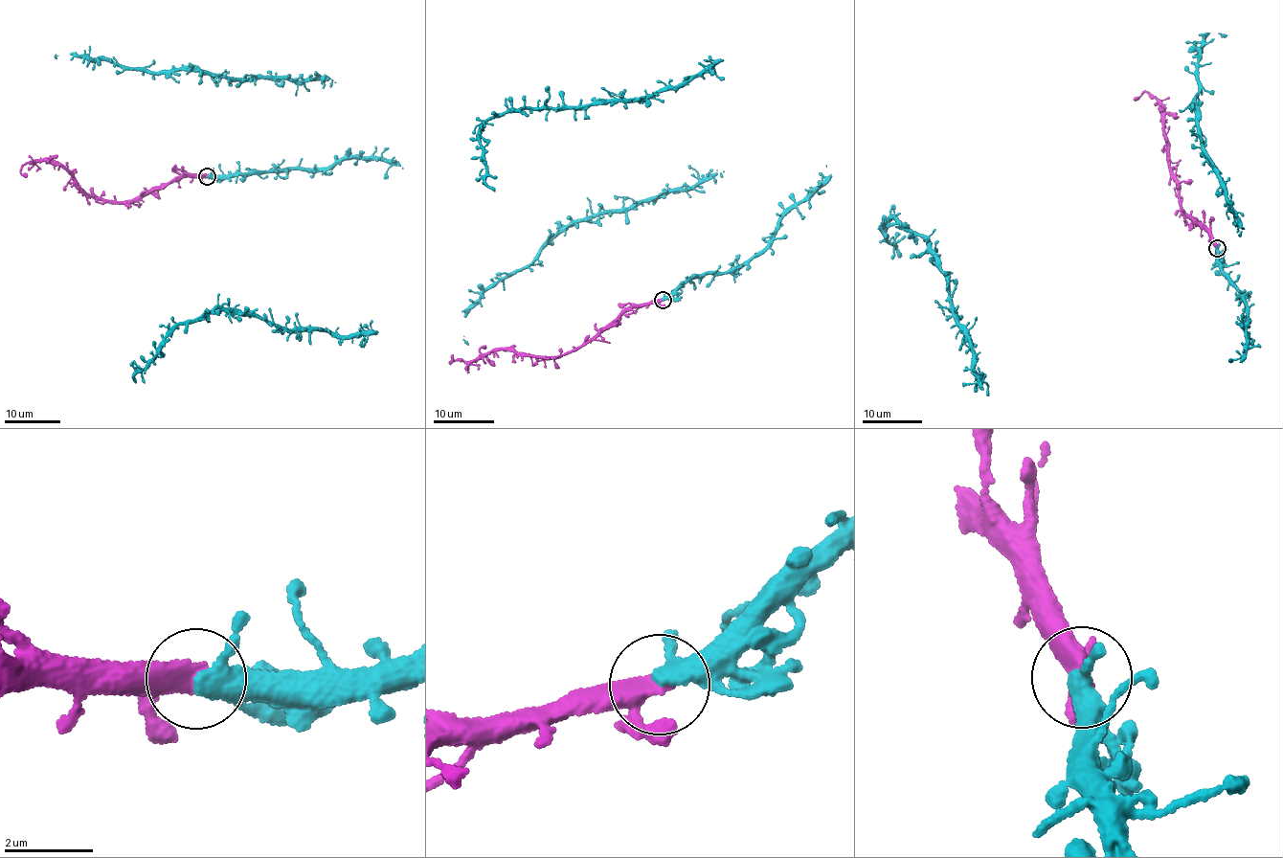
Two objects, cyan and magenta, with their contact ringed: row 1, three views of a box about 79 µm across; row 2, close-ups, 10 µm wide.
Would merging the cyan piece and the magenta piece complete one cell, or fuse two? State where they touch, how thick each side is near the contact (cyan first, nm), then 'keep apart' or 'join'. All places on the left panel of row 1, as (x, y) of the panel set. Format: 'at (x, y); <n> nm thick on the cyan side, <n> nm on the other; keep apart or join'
at (207, 176); 360 nm thick on the cyan side, 360 nm on the other; join

